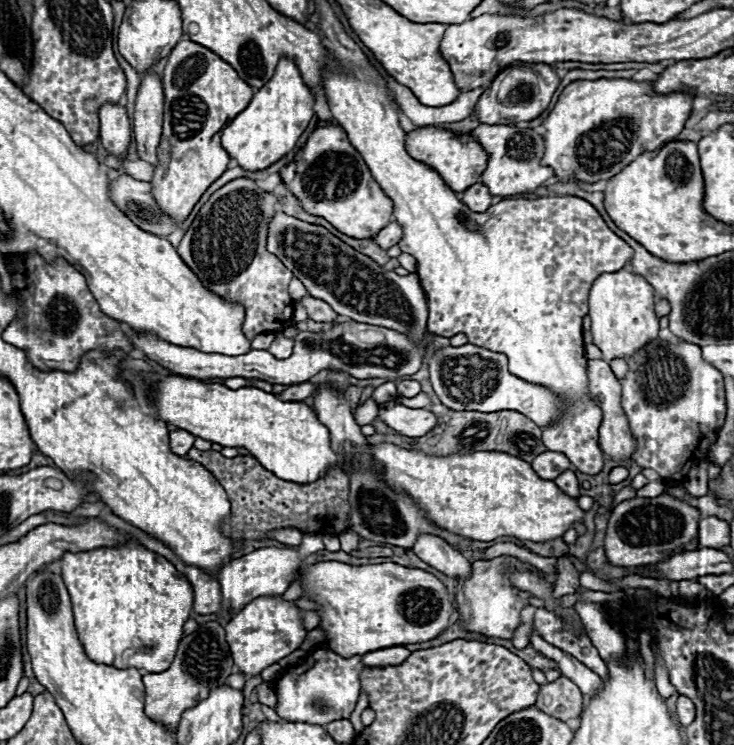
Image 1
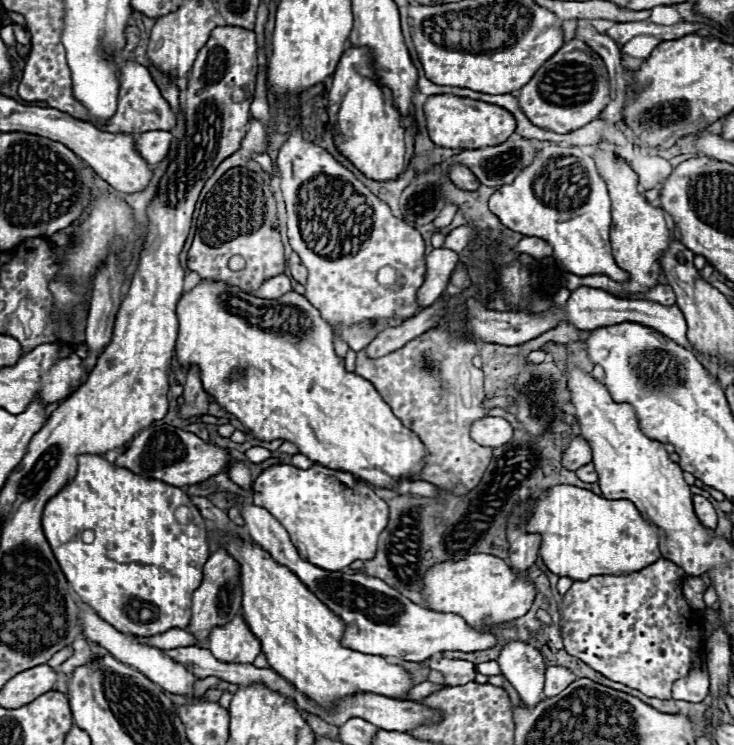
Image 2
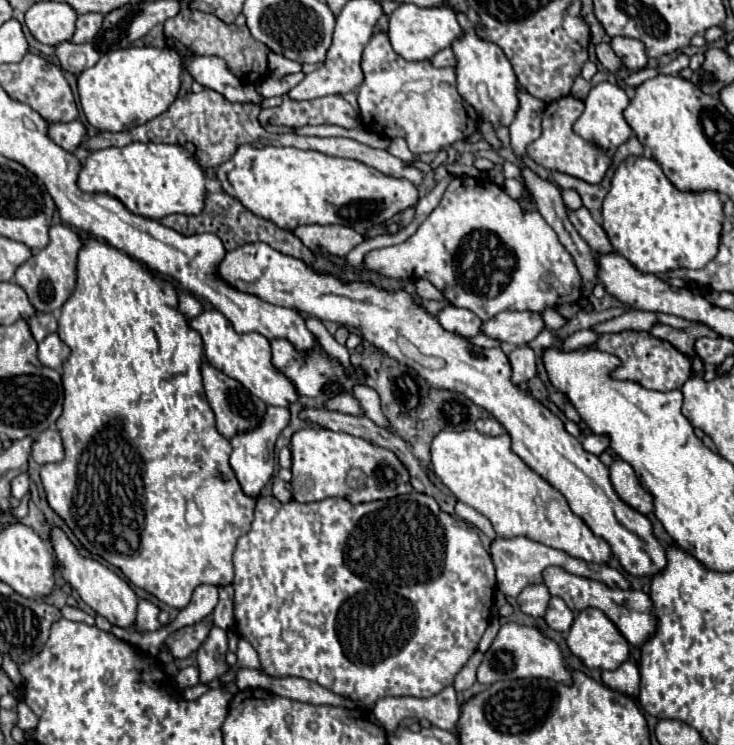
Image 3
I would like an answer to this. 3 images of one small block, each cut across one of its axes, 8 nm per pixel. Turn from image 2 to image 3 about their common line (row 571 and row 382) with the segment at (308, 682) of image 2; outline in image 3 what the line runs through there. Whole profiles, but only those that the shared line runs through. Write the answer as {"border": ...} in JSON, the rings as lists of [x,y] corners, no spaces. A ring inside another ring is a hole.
{"border":[[[204,310],[200,316],[190,320],[190,328],[194,328],[202,336],[208,364],[218,368],[226,376],[238,380],[244,388],[248,388],[268,406],[288,406],[298,398],[298,392],[292,386],[292,382],[284,374],[274,370],[270,362],[270,342],[262,334],[258,332],[236,334],[230,320],[226,320],[226,316],[222,316],[222,312],[218,310]]]}

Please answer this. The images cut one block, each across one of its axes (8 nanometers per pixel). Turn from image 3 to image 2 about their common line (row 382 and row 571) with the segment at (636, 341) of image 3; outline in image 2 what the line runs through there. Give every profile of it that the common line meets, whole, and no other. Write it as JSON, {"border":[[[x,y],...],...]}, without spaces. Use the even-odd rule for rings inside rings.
{"border":[[[660,558],[644,570],[628,576],[592,576],[584,582],[574,582],[560,604],[566,652],[614,682],[626,684],[646,696],[670,700],[672,682],[688,674],[698,650],[702,650],[700,618],[692,618],[694,612],[682,596],[684,578],[686,574],[682,568]]]}

